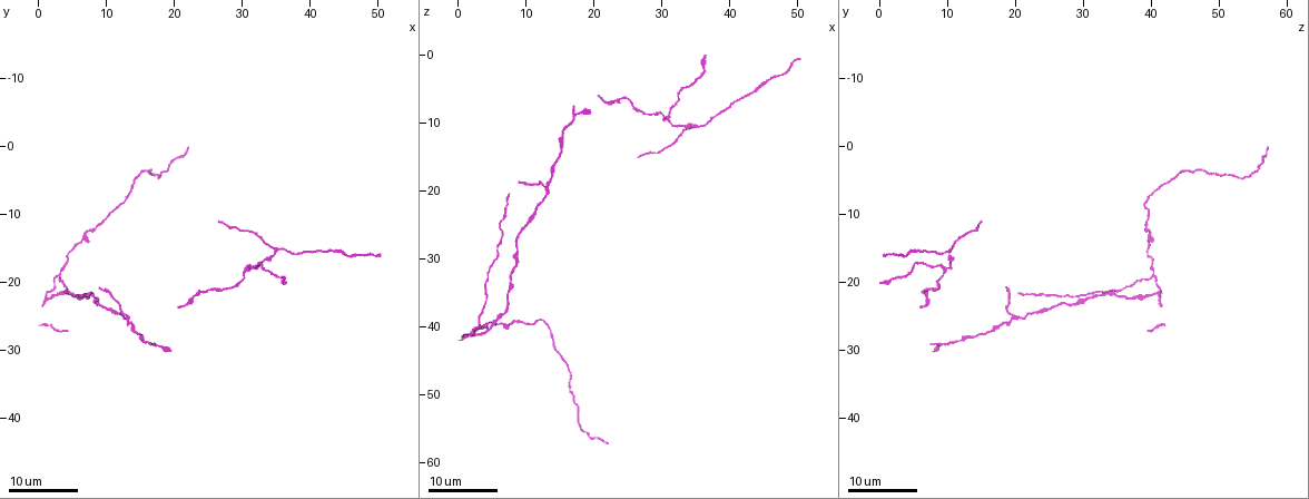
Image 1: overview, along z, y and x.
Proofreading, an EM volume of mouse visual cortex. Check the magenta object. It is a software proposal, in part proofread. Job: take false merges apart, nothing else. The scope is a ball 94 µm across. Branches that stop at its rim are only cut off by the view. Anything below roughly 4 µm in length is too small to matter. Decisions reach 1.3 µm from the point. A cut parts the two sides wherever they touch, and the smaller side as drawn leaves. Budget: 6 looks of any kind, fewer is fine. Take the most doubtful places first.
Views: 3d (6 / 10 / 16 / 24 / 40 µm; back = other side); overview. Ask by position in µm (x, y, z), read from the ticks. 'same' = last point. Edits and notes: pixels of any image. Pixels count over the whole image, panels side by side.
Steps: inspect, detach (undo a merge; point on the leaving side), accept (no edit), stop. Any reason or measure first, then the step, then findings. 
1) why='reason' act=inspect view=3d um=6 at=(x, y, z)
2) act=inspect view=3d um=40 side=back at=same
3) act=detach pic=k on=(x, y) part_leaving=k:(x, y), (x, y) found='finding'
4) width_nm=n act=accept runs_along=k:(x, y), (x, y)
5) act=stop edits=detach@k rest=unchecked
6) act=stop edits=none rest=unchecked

why='branch point' act=inspect view=3d um=24 at=(31.0, 18.0, 9.5)

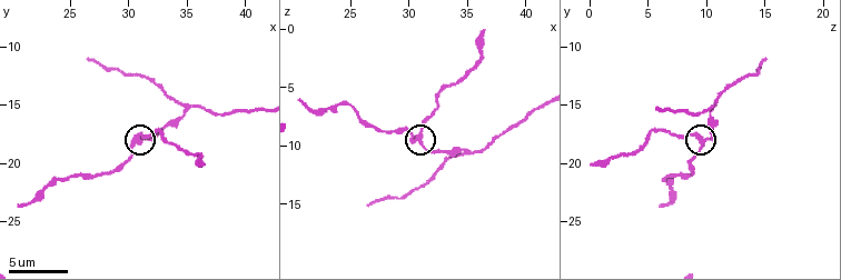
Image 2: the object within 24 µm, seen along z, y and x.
act=inspect view=3d um=6 at=(31.2, 18.0, 9.6)

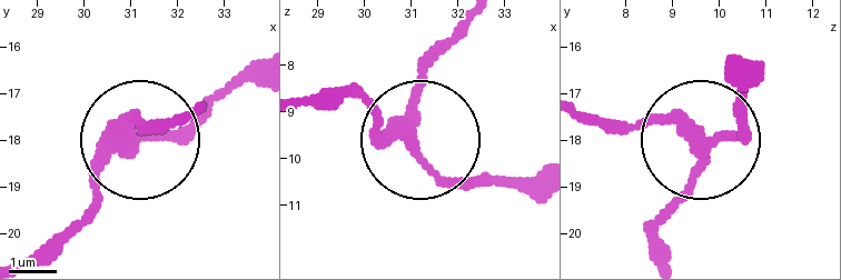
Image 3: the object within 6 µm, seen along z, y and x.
act=inspect view=3d um=6 side=back at=(31.05, 18.00, 9.65)

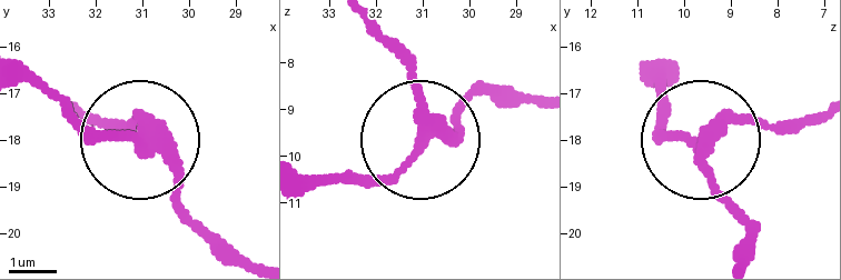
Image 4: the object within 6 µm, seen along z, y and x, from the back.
width_nm=270 act=accept found='one neuron here'

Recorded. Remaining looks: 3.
why='three-way junction' act=inspect view=3d um=10 at=(35.2, 15.2, 10.6)

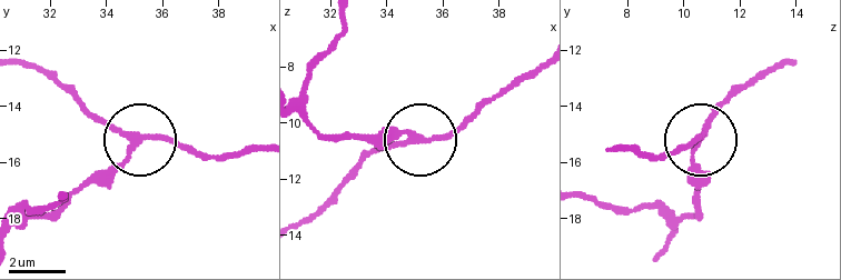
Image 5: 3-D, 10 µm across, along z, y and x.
width_nm=180 act=detach pic=5 on=(177, 142) found='two neurons meet here'

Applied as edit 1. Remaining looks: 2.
why='arms part here' act=inspect view=3d um=16 at=(13.0, 25.5, 20.0)

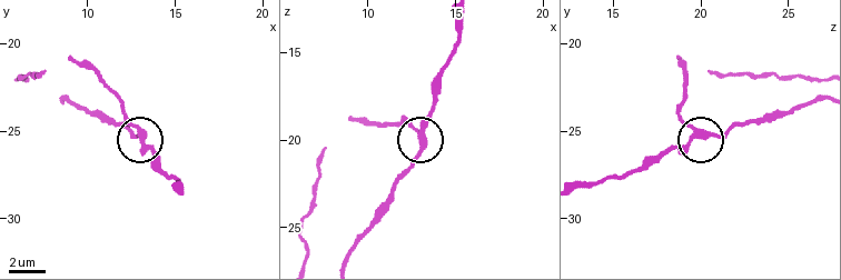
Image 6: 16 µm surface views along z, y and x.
act=inspect view=3d um=10 at=(13.0, 25.0, 19.6)

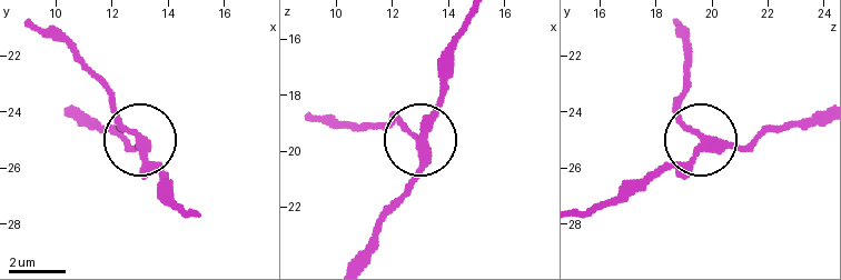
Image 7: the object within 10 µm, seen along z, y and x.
act=accept runs_along=7:(819, 113), (740, 149), (711, 142), (684, 120), (682, 72) found='all the same neuron'

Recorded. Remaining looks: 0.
act=stop edits=detach@5 rest=unchecked

